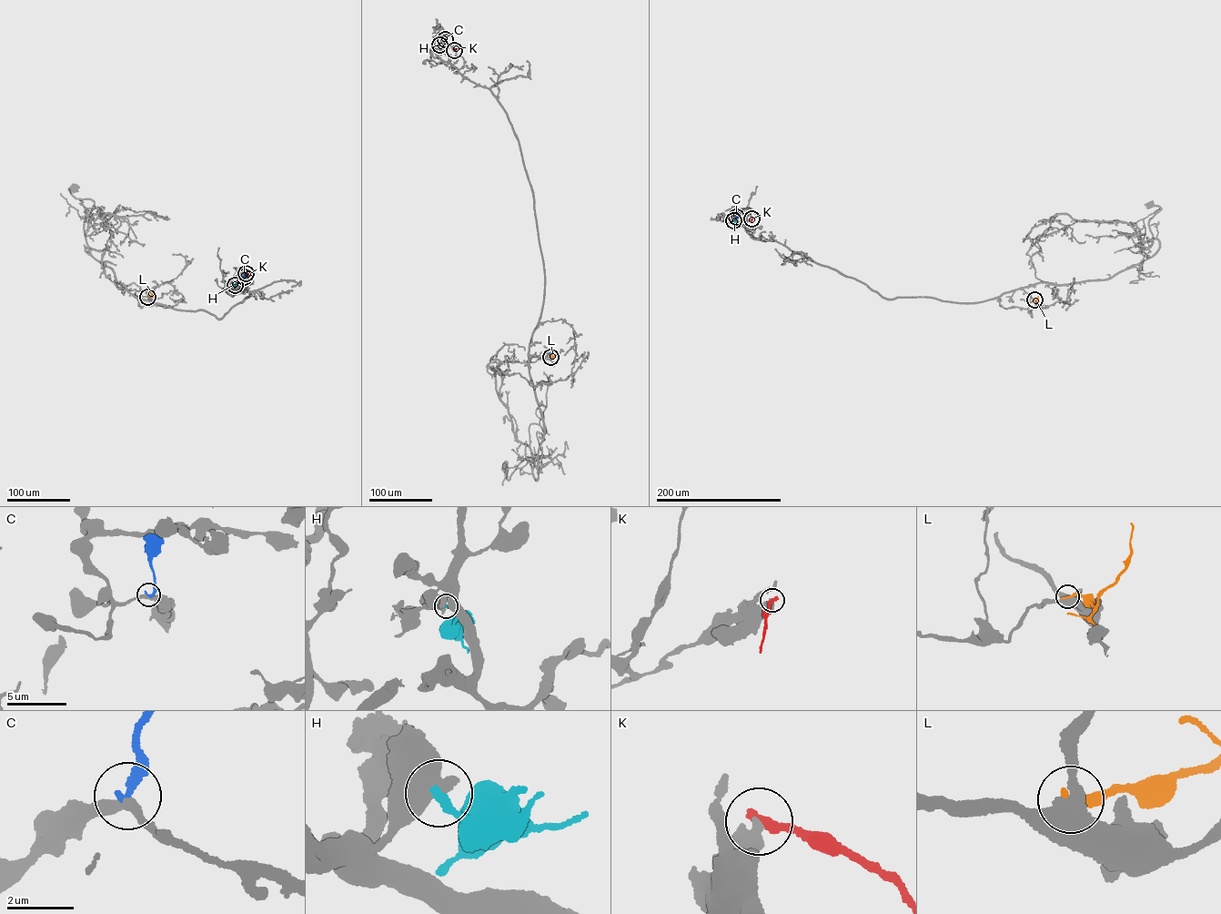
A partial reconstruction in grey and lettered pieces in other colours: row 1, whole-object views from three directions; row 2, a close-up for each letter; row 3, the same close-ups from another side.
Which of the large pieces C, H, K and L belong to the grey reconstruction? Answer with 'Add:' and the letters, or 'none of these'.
Add: none of these

